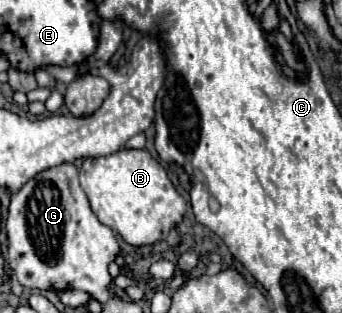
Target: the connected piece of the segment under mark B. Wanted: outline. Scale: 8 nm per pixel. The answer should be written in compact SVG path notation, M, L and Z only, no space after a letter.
M123 147L107 157L87 157L79 169L79 181L97 219L135 247L167 239L171 227L181 223L187 209L165 167L147 149Z

